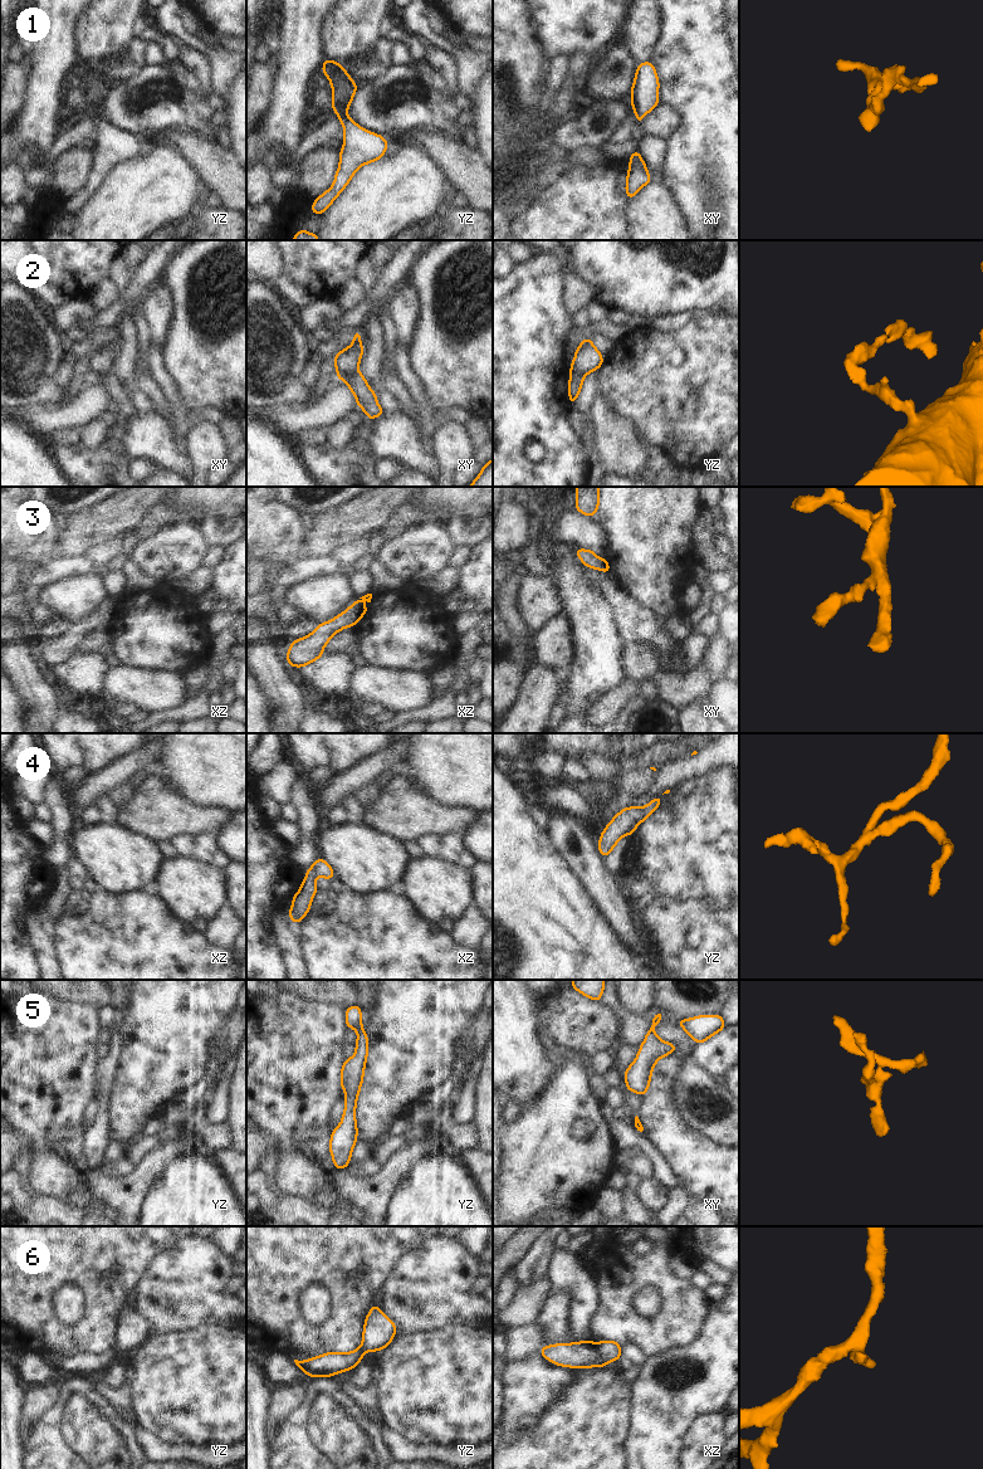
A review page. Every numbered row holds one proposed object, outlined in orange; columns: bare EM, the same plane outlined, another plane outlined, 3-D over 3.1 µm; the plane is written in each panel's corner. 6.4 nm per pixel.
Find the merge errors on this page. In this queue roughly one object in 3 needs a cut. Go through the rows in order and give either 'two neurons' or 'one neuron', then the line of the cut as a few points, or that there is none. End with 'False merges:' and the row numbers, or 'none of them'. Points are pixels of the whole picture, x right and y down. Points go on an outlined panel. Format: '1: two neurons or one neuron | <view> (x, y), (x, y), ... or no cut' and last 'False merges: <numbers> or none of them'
1: one neuron | no cut
2: two neurons | xy (356, 370), (341, 379)
3: one neuron | no cut
4: one neuron | no cut
5: one neuron | no cut
6: one neuron | no cut
False merges: 2

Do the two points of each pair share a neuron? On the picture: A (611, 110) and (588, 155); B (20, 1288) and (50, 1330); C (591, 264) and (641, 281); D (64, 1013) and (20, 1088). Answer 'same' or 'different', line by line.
A: different
B: same
C: same
D: same

